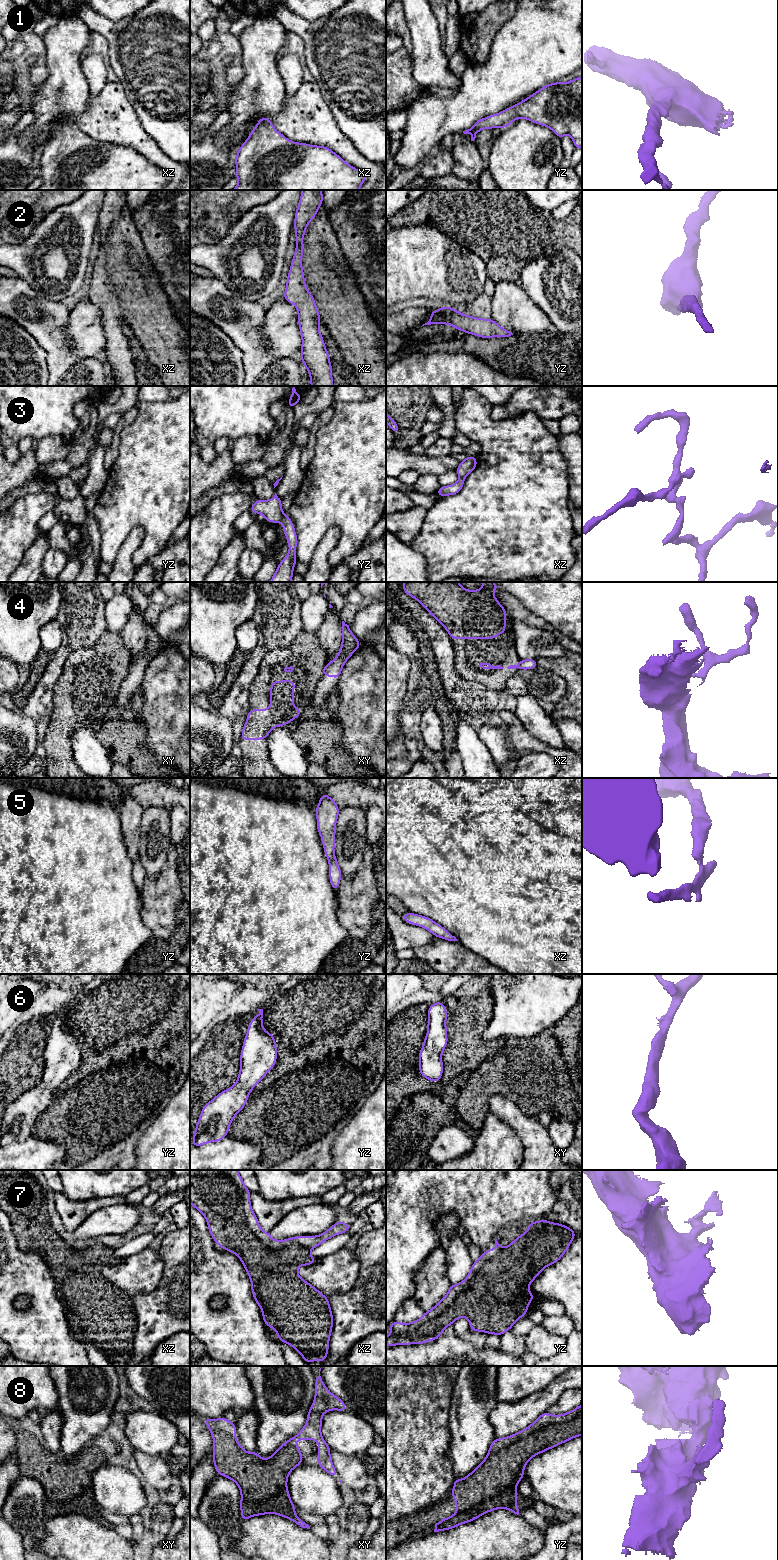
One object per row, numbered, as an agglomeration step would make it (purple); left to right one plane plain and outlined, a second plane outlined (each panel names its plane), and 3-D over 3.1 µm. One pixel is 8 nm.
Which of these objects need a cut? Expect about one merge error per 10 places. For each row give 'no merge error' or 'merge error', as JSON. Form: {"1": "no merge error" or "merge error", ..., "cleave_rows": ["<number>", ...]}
{"1": "no merge error", "2": "no merge error", "3": "merge error", "4": "merge error", "5": "no merge error", "6": "no merge error", "7": "no merge error", "8": "no merge error", "cleave_rows": ["3", "4"]}

